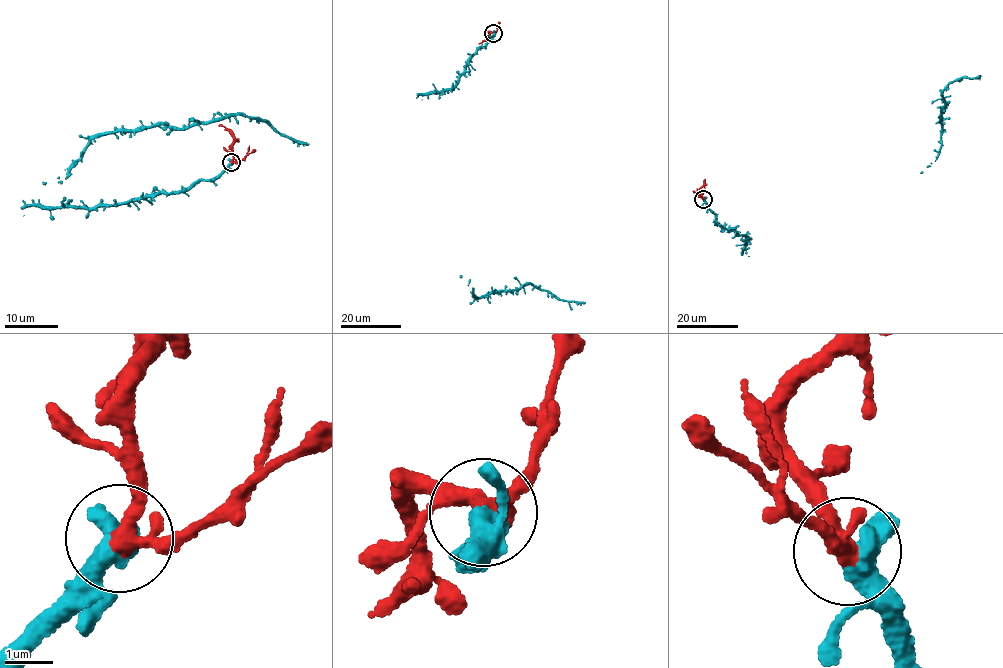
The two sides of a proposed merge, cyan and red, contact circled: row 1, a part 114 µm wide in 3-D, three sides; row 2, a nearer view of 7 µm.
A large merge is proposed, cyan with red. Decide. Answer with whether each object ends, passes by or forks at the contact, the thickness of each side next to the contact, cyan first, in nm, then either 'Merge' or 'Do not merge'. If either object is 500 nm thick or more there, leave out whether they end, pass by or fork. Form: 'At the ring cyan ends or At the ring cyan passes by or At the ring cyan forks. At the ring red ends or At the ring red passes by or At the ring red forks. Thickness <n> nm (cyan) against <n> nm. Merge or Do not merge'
At the ring cyan passes by. At the ring red forks. Thickness 400 nm (cyan) against 240 nm. Merge

